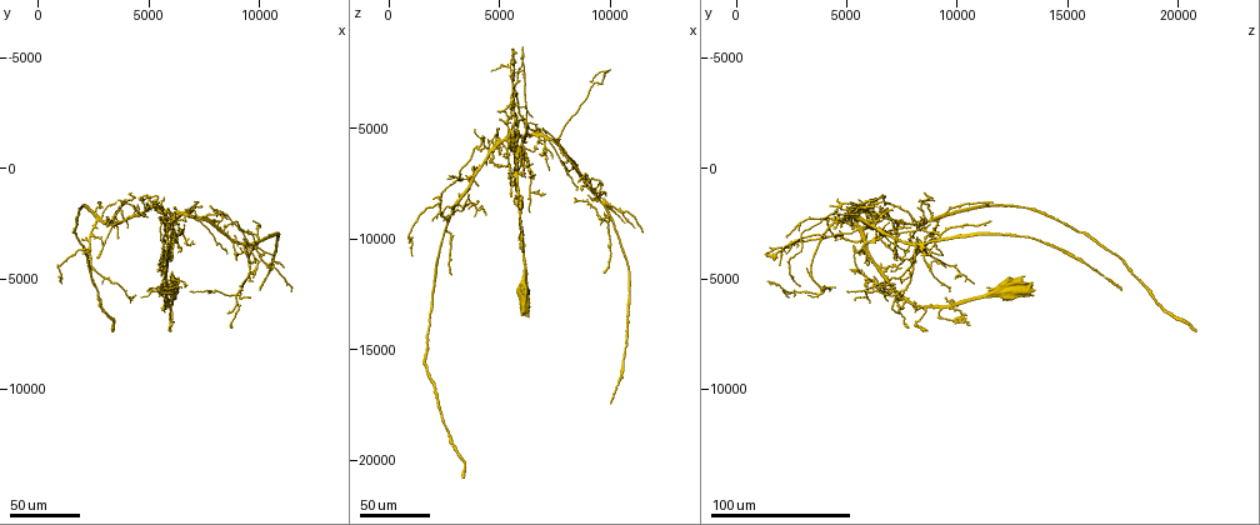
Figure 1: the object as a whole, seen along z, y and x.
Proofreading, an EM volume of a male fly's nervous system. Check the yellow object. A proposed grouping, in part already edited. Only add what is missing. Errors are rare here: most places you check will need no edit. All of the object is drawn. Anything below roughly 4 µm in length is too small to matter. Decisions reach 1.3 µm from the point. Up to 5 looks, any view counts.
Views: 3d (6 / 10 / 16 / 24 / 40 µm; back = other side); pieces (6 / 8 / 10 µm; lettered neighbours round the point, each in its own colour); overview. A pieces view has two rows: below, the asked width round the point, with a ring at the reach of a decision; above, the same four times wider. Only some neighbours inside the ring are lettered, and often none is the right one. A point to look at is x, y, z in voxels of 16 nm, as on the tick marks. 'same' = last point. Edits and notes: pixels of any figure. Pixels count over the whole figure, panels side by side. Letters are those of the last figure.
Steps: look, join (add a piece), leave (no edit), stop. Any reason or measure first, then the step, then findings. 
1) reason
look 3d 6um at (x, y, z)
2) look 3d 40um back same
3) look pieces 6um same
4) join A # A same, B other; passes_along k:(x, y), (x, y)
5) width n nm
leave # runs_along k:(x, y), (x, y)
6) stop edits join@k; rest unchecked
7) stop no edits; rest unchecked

branch stops here
look 3d 40um at (2900, 1600, 11600)

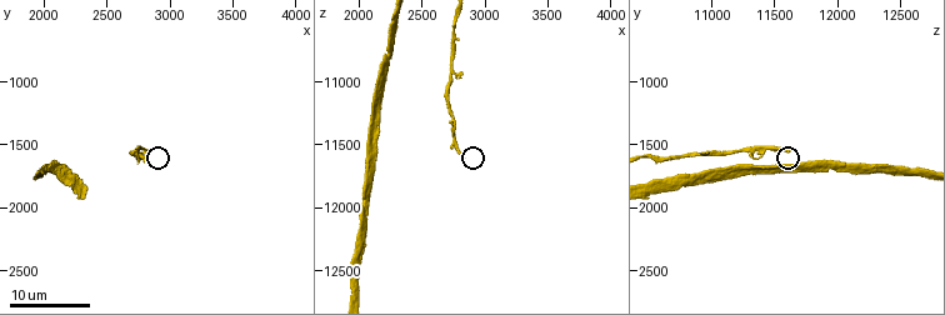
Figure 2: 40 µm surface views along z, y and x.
what lies round it
look pieces 10um at (2840, 1540, 11600)

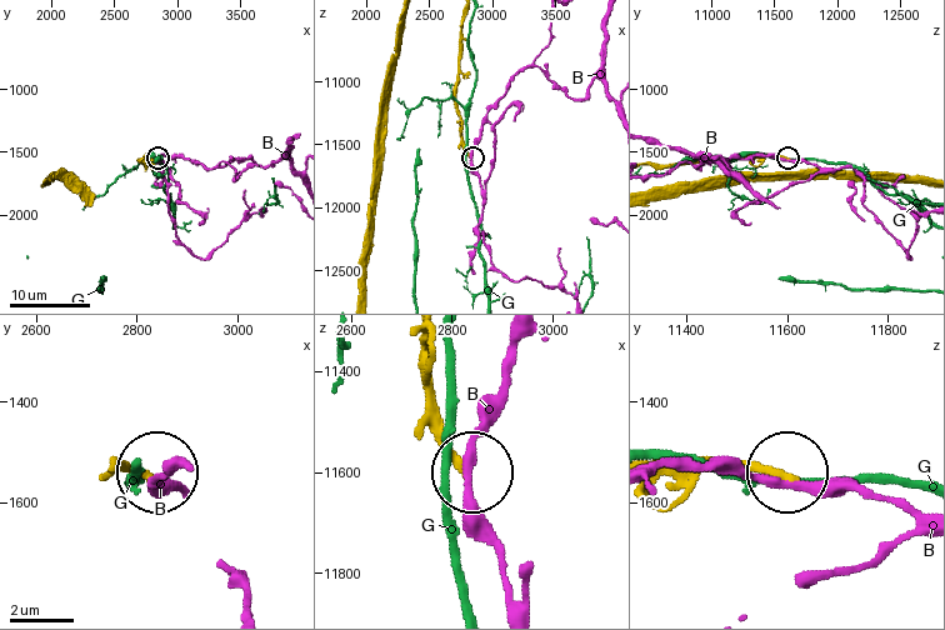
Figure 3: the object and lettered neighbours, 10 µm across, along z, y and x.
leave # B other, G other; runs_along 3:(420, 341), (431, 430), (466, 468); no lettered piece goes on from it

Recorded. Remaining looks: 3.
branch stops here
look 3d 24um at (8500, 6500, 7400)

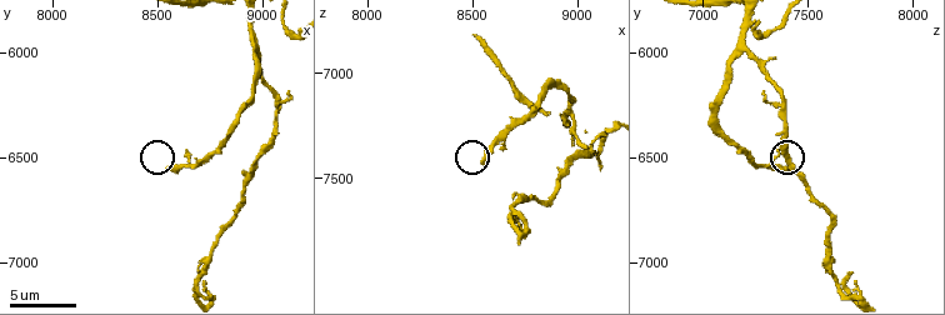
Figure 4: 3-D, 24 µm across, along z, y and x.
look pieces 6um at (8560, 6540, 7430)

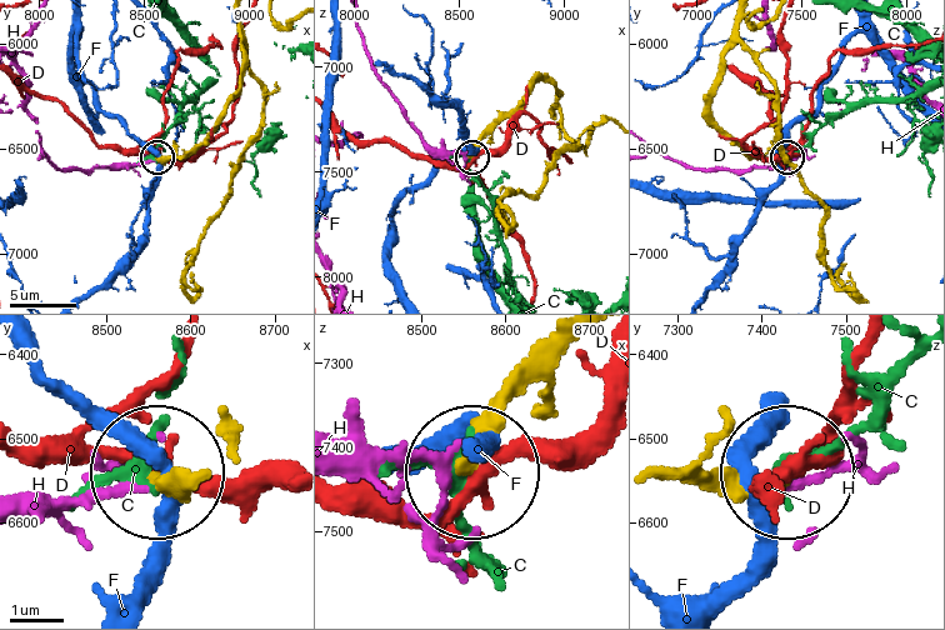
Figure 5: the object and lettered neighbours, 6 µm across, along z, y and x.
width 240 nm
leave # C other, D other, F other, H other; runs_along 5:(685, 465), (788, 479); no lettered piece goes on from it

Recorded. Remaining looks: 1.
stop no edits; rest unchecked

